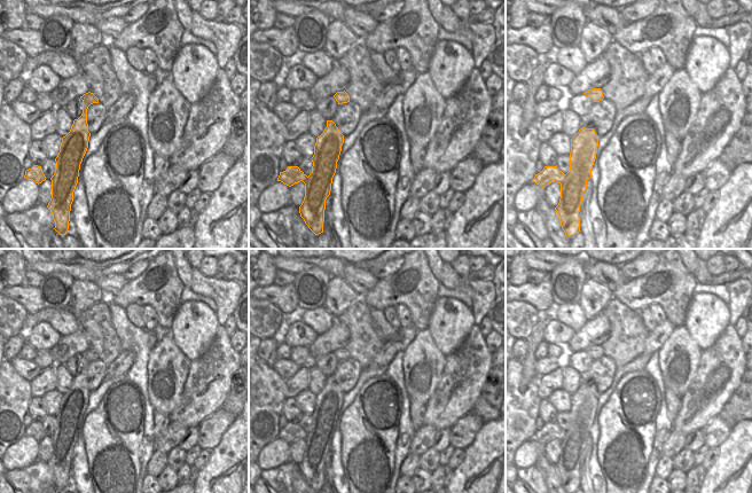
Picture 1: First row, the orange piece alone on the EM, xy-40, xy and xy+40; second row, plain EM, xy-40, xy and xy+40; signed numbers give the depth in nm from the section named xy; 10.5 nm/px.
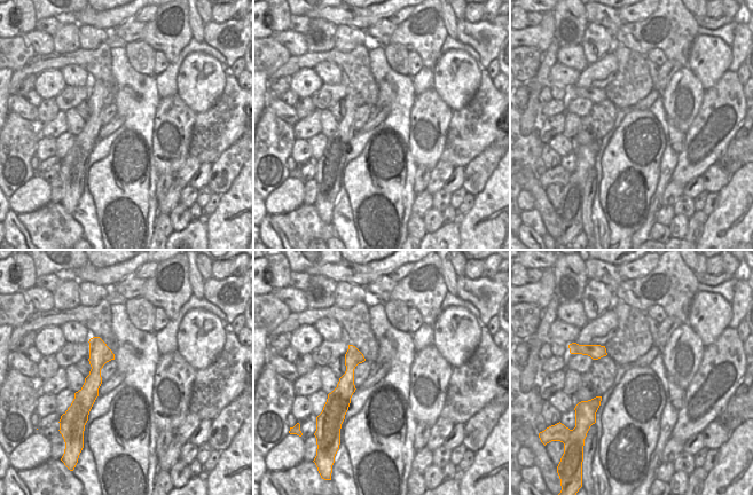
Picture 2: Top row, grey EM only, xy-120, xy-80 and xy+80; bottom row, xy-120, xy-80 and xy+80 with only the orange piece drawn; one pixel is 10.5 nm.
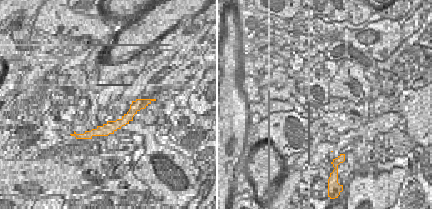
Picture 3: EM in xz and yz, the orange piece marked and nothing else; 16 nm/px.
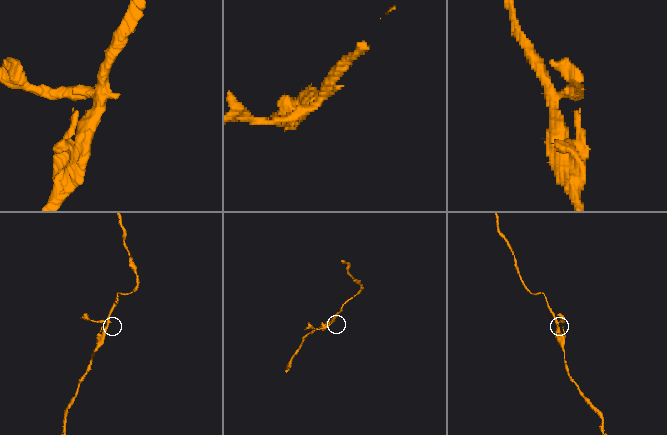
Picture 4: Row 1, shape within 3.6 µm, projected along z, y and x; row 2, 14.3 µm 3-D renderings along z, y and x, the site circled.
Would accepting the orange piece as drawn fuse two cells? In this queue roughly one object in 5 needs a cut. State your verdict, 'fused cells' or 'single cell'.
single cell

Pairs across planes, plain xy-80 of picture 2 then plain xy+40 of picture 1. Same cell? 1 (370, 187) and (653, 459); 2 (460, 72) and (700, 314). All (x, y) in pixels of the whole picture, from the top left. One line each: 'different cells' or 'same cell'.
1: different cells
2: same cell

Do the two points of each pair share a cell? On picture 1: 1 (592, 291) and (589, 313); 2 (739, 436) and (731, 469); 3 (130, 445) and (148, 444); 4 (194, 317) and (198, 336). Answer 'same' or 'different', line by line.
1: same
2: same
3: different
4: same

